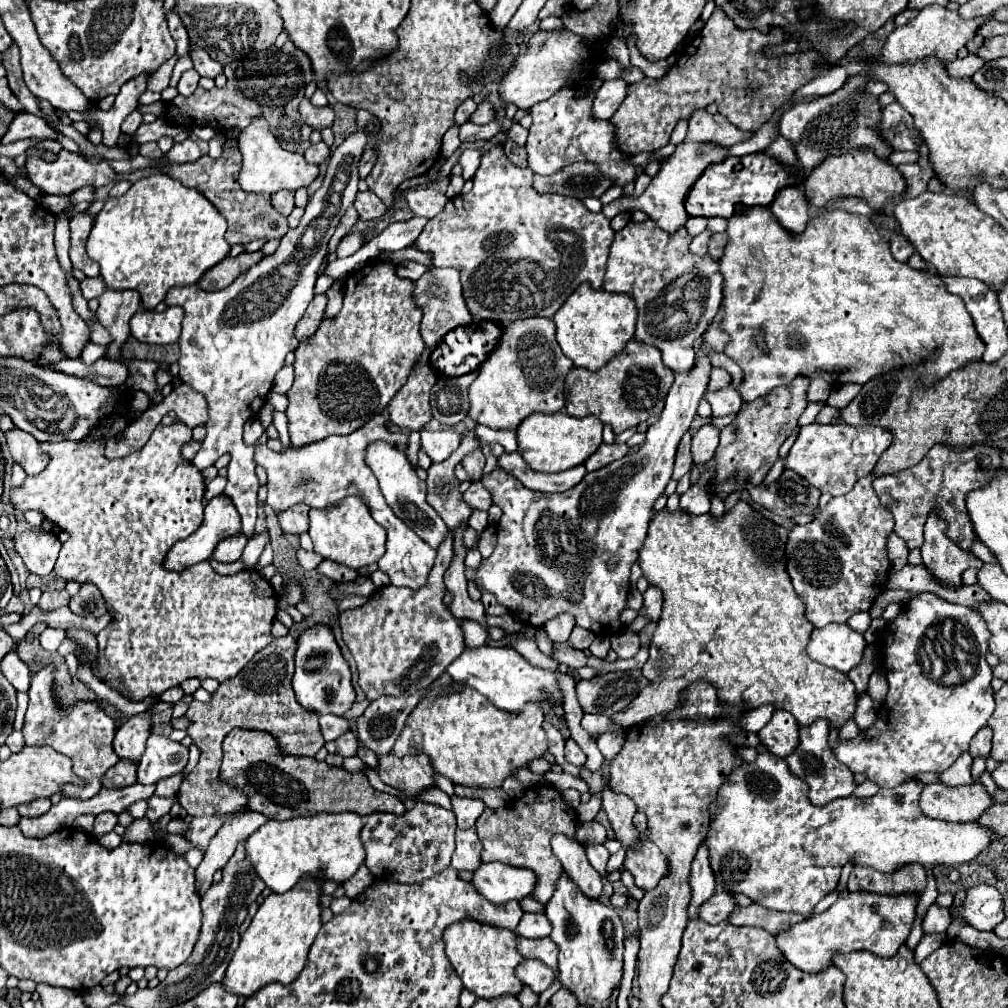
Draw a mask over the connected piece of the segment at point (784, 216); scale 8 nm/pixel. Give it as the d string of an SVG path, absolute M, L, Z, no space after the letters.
M800 187L782 189L770 205L770 211L778 219L778 223L792 235L802 233L810 221L808 203Z

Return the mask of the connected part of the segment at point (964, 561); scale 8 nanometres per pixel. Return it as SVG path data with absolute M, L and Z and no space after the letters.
M930 515L924 527L922 565L936 579L936 583L948 589L958 589L962 585L962 571L968 567L982 569L984 563L972 553L960 551L960 547L944 535L944 521Z

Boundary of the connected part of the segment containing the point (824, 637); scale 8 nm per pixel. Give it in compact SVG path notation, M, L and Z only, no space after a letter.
M832 623L828 627L814 629L806 651L810 659L848 673L862 661L864 647L866 641L860 633L852 631L848 625Z

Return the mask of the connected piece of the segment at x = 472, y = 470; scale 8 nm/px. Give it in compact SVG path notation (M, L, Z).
M480 449L470 451L464 459L462 459L462 467L466 469L466 473L472 477L472 481L478 481L482 477L482 467L484 467L484 453Z

